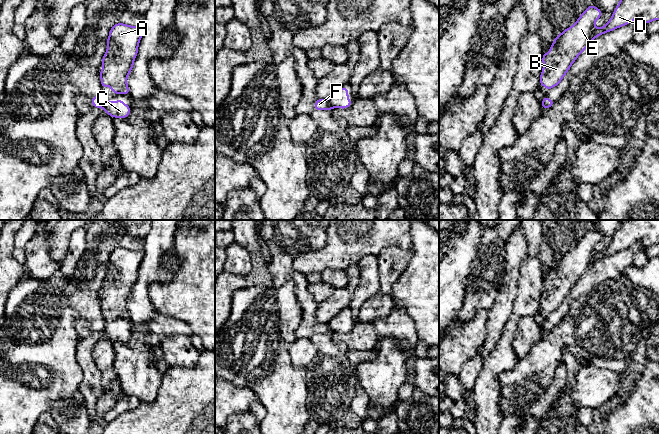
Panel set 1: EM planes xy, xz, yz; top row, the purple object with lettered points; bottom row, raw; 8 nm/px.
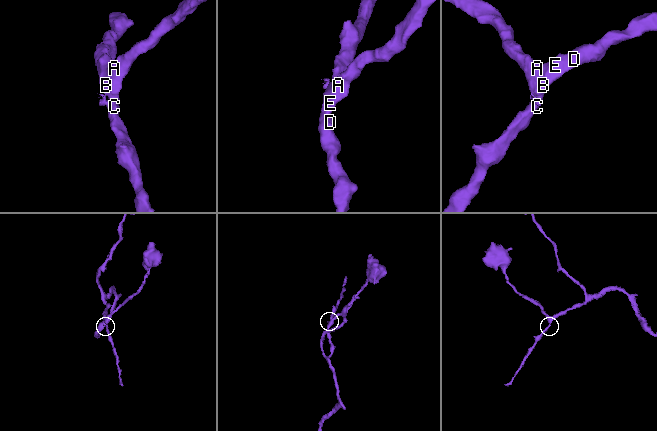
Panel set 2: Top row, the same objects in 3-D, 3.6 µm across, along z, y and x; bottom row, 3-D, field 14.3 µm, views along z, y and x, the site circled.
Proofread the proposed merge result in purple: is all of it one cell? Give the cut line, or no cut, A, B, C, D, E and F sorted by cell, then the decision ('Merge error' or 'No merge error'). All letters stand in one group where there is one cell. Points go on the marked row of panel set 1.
Split along xy (106, 101), (103, 107). Groups: A B C D E / F. Merge error

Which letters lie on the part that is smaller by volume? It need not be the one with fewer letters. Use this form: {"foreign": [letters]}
{"foreign": ["F"]}

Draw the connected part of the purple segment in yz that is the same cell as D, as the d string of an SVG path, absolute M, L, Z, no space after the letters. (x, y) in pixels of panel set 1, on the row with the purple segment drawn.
M620 0L608 23L602 28L595 28L594 24L601 16L602 10L590 4L573 26L565 29L560 35L554 38L549 52L542 55L543 70L540 74L539 84L543 85L547 90L557 86L577 57L597 36L627 25L637 18L640 18L644 25L658 20L659 0Z

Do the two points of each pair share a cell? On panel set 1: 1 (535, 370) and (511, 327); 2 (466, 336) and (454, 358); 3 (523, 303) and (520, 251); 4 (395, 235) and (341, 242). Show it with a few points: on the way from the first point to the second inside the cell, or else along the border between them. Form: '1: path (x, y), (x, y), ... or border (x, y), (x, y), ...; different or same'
1: border (518, 358), (515, 365), (509, 371), (501, 374); different
2: path (461, 341), (454, 348), (454, 353); same
3: border (527, 243), (527, 256), (520, 268), (516, 289); different
4: path (382, 235), (354, 235); same

